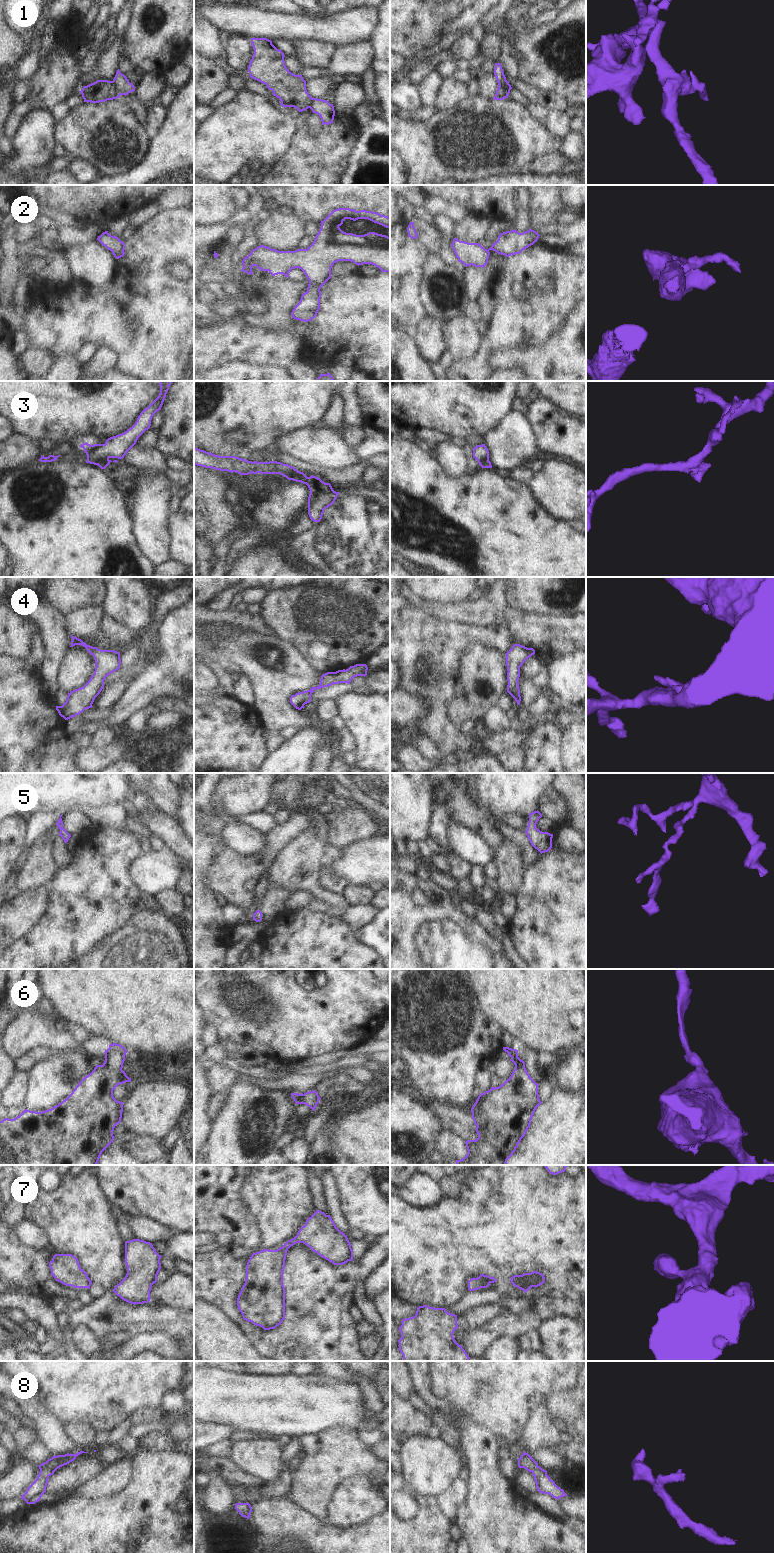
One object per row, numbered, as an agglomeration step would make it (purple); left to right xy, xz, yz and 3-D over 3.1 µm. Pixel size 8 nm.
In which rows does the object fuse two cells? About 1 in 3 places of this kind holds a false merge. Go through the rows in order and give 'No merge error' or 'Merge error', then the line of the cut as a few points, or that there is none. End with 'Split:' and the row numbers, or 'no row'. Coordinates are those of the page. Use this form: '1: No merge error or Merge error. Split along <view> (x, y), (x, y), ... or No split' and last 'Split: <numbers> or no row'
1: Merge error. Split along xy (112, 81), (120, 94)
2: No merge error. No split
3: Merge error. Split along xy (108, 458), (97, 464)
4: No merge error. No split
5: No merge error. No split
6: No merge error. No split
7: No merge error. No split
8: No merge error. No split
Split: 1, 3.

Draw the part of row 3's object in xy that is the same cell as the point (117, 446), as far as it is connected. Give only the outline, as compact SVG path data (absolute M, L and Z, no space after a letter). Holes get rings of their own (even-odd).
M160 381L159 396L145 408L135 424L122 434L110 437L104 444L90 445L87 442L80 445L87 455L86 463L98 465L105 459L123 459L127 452L136 444L138 438L150 428L153 415L161 410L169 386L172 381Z

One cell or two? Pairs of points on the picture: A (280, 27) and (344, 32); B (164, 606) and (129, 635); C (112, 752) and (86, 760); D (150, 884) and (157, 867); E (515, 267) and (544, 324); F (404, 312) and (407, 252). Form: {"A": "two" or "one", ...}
{"A": "one", "B": "two", "C": "one", "D": "one", "E": "one", "F": "one"}

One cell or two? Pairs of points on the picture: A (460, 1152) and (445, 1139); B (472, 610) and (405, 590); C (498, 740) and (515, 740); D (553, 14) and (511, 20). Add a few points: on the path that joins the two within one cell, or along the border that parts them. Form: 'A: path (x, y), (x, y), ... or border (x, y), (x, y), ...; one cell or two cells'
A: path (456, 1148), (449, 1143); one cell
B: path (455, 610), (439, 610), (422, 604); one cell
C: path (502, 740), (511, 740); one cell
D: border (515, 24), (511, 27); two cells

